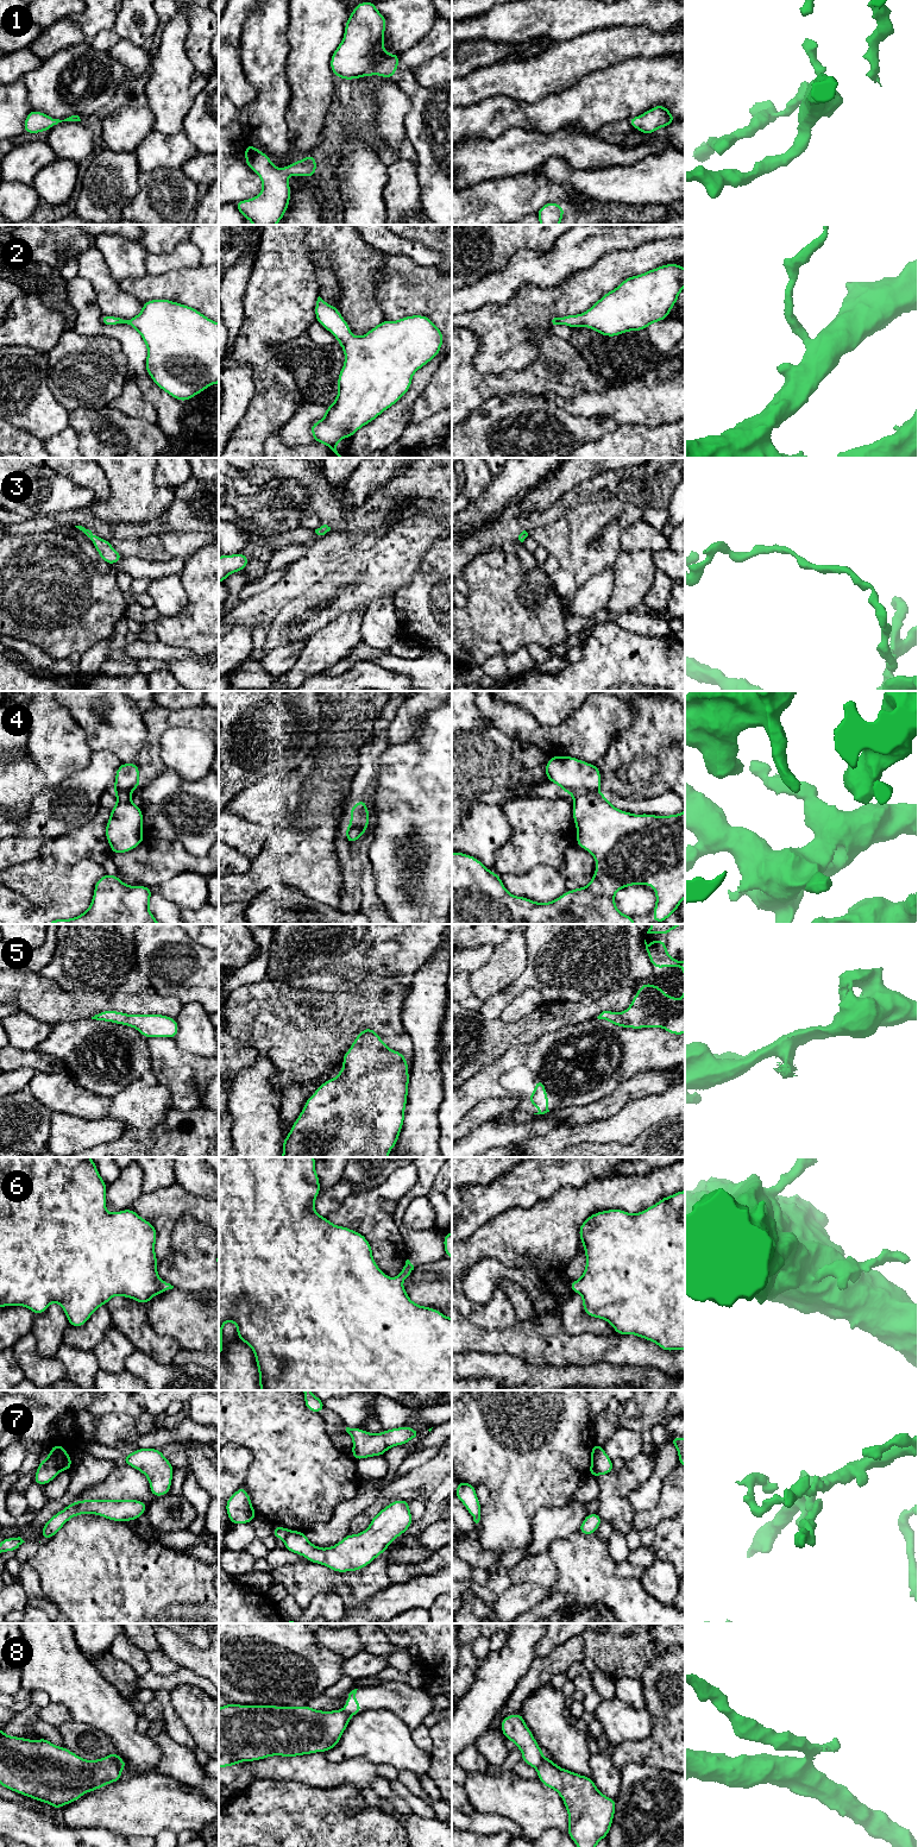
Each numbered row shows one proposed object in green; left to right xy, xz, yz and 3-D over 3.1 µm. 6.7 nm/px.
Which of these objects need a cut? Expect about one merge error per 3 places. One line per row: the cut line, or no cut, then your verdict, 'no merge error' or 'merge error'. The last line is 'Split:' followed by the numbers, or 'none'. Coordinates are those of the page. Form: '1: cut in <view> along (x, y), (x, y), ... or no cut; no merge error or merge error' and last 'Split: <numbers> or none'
1: no cut; no merge error
2: no cut; no merge error
3: no cut; no merge error
4: no cut; no merge error
5: cut in xz along (349, 1084), (332, 1082), (307, 1103); merge error
6: no cut; no merge error
7: cut in xy along (46, 1458), (60, 1470); merge error
8: cut in xy along (111, 1754), (120, 1767); merge error
Split: 5, 7, 8

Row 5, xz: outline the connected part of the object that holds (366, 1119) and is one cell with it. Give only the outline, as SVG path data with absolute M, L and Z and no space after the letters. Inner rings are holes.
M381 1038L375 1039L373 1047L353 1047L346 1053L346 1064L339 1072L339 1080L335 1083L328 1085L326 1089L320 1091L317 1097L313 1097L310 1104L308 1100L306 1101L302 1112L293 1124L289 1135L283 1141L282 1157L354 1157L358 1154L363 1157L388 1157L390 1150L397 1144L398 1136L404 1123L408 1085L408 1061L403 1054L385 1047Z

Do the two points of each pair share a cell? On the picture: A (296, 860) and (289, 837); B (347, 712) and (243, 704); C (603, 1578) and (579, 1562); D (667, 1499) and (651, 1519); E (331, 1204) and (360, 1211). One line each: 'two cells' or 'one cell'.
A: one cell
B: two cells
C: one cell
D: one cell
E: two cells

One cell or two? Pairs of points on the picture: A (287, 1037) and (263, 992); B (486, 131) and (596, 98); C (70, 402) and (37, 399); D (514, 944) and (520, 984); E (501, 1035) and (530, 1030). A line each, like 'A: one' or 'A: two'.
A: one
B: one
C: two
D: two
E: one

